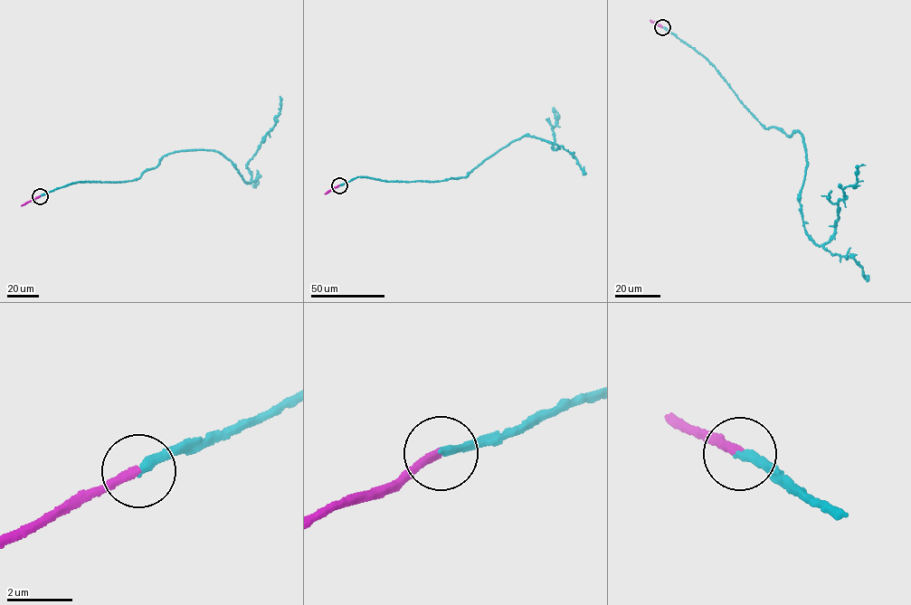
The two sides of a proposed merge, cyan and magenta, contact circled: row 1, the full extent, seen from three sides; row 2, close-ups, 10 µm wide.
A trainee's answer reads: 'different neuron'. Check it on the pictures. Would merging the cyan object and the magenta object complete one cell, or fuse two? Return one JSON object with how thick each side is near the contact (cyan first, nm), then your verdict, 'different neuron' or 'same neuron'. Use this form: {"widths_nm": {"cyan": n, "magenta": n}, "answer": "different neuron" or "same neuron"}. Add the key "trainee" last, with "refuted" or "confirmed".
{"widths_nm": {"cyan": 240, "magenta": 240}, "answer": "same neuron", "trainee": "refuted"}

